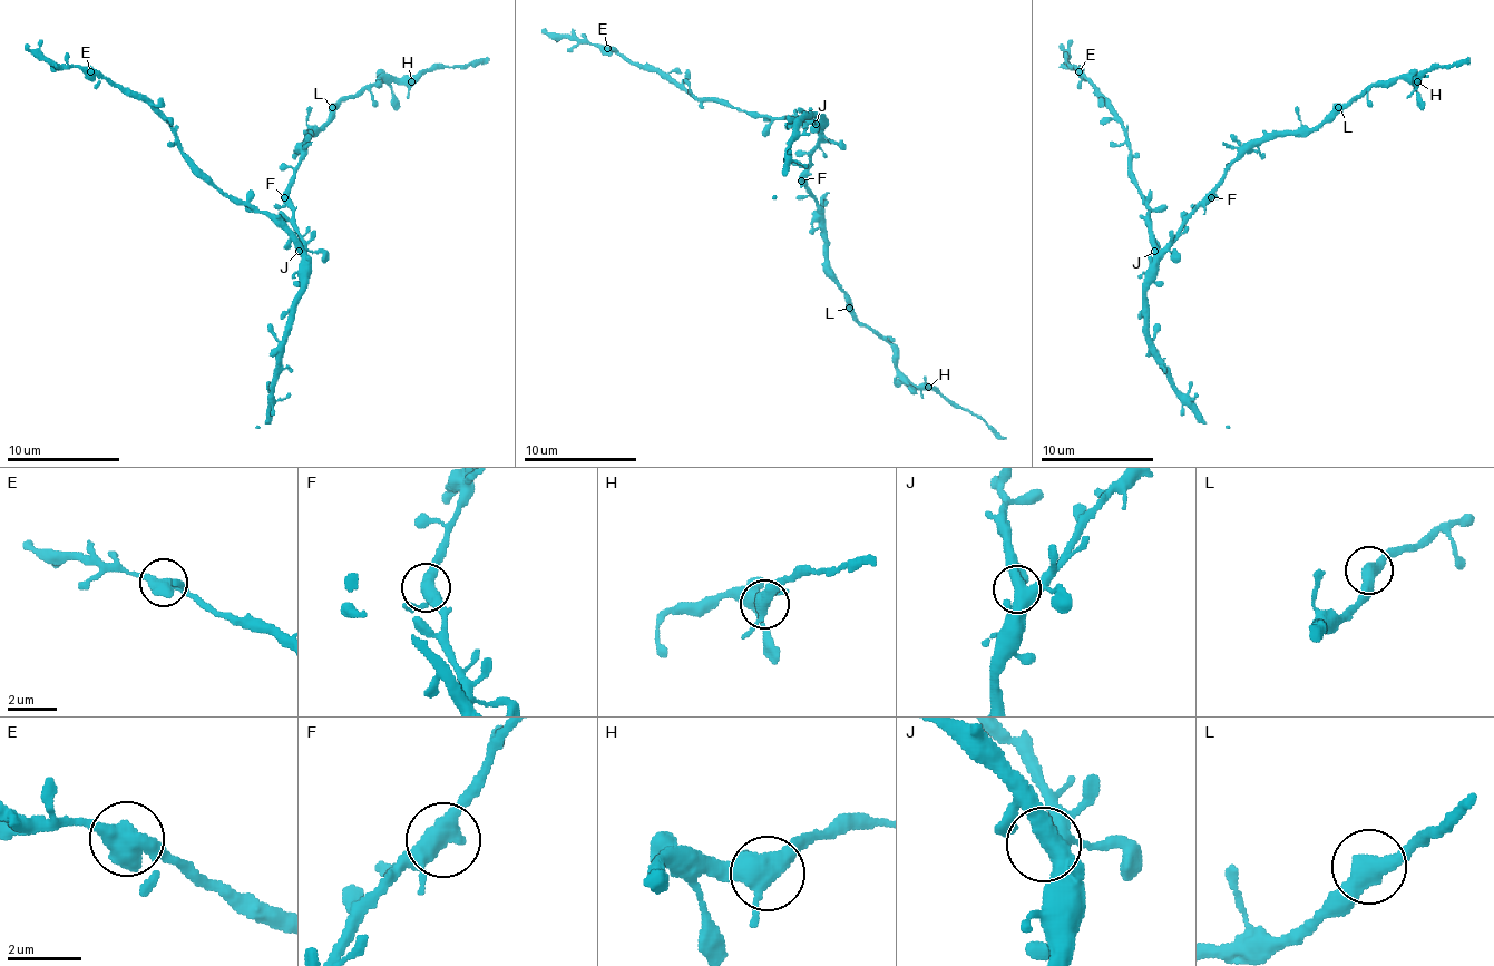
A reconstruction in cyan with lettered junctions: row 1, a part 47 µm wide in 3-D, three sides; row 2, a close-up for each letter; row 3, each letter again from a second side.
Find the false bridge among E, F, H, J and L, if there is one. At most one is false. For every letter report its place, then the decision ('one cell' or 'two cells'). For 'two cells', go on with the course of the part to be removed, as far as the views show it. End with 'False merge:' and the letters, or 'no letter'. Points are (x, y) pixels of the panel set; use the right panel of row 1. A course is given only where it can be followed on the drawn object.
E: (1078, 71) | one cell
F: (1211, 197) | one cell
H: (1417, 81) | one cell
J: (1154, 251) | one cell
L: (1338, 107) | one cell
False merge: no letter

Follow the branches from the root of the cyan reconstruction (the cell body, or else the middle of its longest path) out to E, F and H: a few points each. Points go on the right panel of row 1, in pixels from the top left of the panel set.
E: (1191, 217), (1163, 249), (1154, 243), (1149, 226), (1149, 208), (1132, 172), (1126, 129), (1078, 70)
F: (1191, 217), (1211, 197)
H: (1191, 217), (1191, 208), (1253, 146), (1279, 135), (1307, 135), (1375, 85), (1397, 79), (1417, 81)

